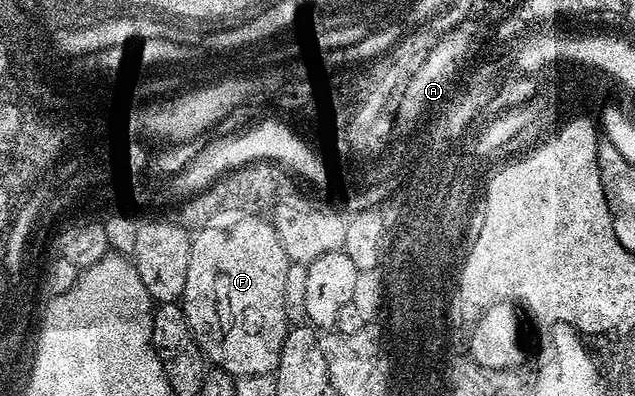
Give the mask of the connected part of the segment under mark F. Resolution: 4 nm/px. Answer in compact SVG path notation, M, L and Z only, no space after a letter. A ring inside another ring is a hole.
M249 212L226 213L218 216L215 223L202 225L196 230L197 238L194 236L189 242L186 286L179 300L202 353L216 368L227 370L234 378L273 373L279 363L287 332L283 279L291 262L283 251L278 230L273 230L274 222Z

